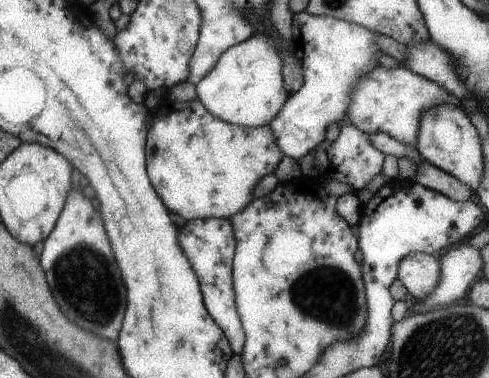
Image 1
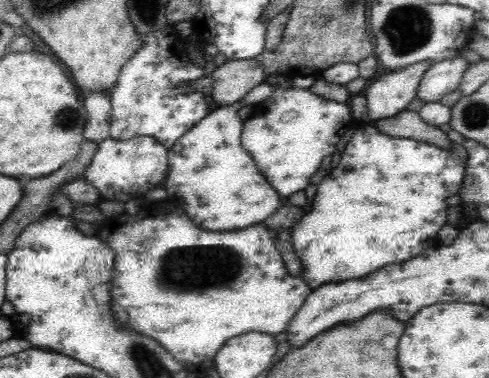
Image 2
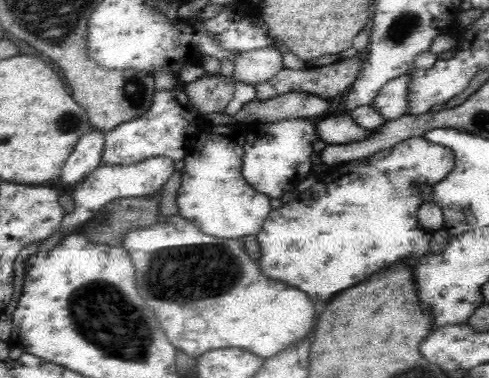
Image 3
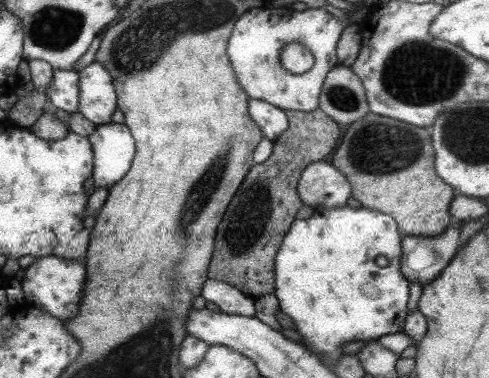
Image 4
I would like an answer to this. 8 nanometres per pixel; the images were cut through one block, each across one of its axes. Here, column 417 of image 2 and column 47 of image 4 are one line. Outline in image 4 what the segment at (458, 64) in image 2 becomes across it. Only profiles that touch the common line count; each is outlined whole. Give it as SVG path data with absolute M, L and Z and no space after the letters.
M55 70L47 88L49 108L61 116L79 112L79 74L75 70Z

